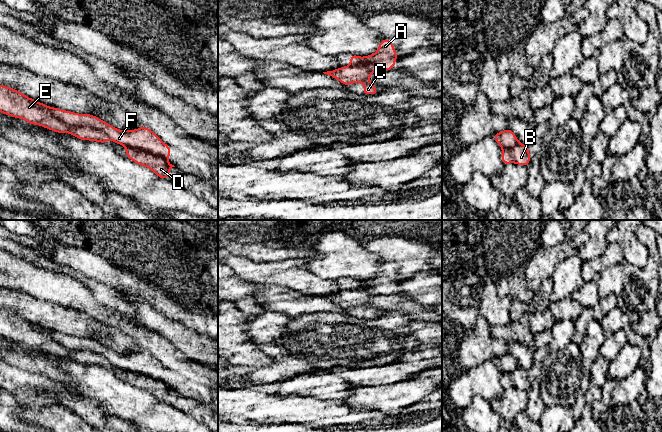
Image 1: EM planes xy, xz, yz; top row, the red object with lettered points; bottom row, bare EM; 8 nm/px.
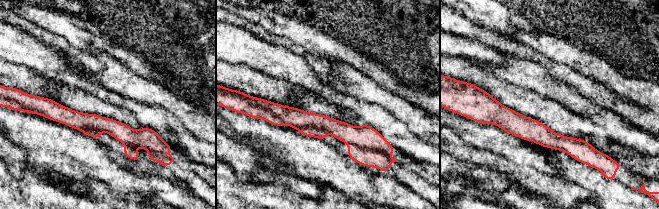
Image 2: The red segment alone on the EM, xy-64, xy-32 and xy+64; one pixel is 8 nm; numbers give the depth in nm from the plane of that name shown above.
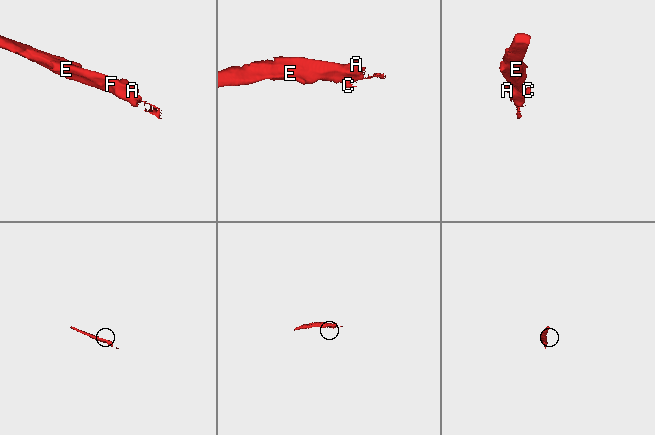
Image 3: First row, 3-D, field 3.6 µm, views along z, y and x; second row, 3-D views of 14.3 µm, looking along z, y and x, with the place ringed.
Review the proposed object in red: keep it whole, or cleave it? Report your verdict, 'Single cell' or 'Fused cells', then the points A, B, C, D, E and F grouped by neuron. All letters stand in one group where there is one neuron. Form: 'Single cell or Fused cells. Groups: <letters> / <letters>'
Fused cells. Groups: A F / B C D E

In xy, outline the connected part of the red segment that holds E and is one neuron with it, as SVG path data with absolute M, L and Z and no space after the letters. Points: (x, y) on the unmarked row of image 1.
M0 309L0 337L9 339L14 342L24 343L29 348L40 349L46 353L49 353L57 357L69 357L81 364L97 365L99 367L105 368L109 363L107 358L92 351L89 350L74 351L65 348L51 335L49 330L41 326L38 326L35 323L27 321L25 318L23 318L20 315L17 315L14 312L6 311L3 309Z

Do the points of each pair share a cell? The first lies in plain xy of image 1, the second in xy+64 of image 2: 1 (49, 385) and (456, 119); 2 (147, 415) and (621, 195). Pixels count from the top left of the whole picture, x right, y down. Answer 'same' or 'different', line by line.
1: different
2: same

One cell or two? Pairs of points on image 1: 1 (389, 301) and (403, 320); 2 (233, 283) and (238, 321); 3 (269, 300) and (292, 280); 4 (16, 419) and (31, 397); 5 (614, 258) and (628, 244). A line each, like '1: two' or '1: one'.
1: two
2: two
3: two
4: two
5: two

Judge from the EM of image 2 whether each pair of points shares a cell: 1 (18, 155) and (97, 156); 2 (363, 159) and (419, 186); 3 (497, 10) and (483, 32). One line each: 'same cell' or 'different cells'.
1: different cells
2: same cell
3: different cells

